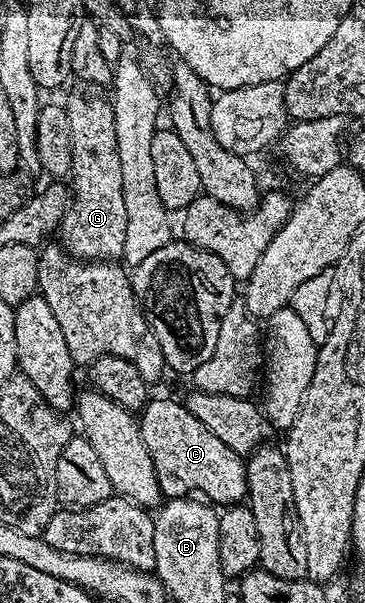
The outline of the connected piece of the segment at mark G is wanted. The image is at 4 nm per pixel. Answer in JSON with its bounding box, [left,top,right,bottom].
[59,93,127,262]

